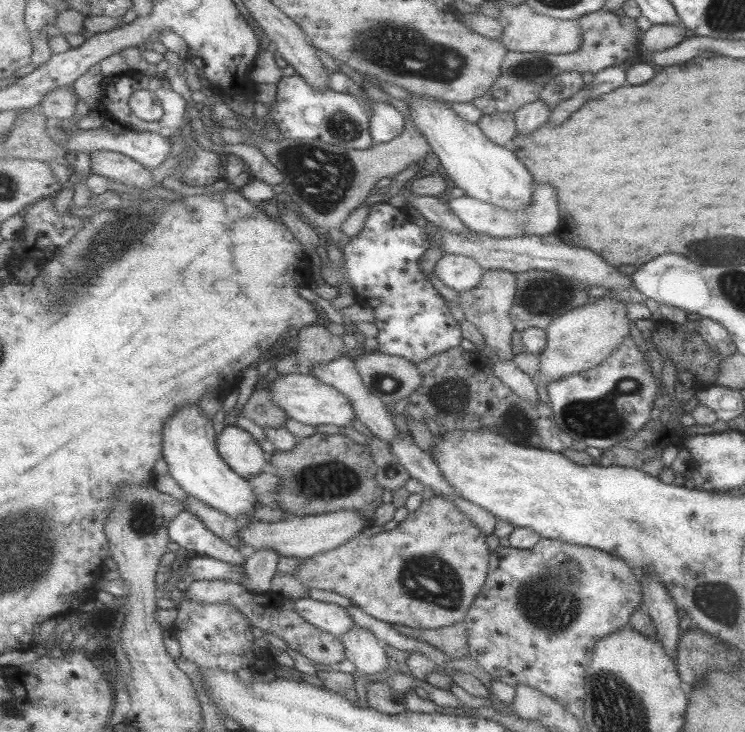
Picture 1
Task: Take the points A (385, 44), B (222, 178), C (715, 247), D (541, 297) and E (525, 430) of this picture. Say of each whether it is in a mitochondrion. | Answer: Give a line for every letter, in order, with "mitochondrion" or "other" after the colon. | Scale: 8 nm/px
A: mitochondrion
B: other
C: mitochondrion
D: mitochondrion
E: mitochondrion

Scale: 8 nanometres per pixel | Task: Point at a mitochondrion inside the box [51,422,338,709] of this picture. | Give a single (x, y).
(144, 519)

